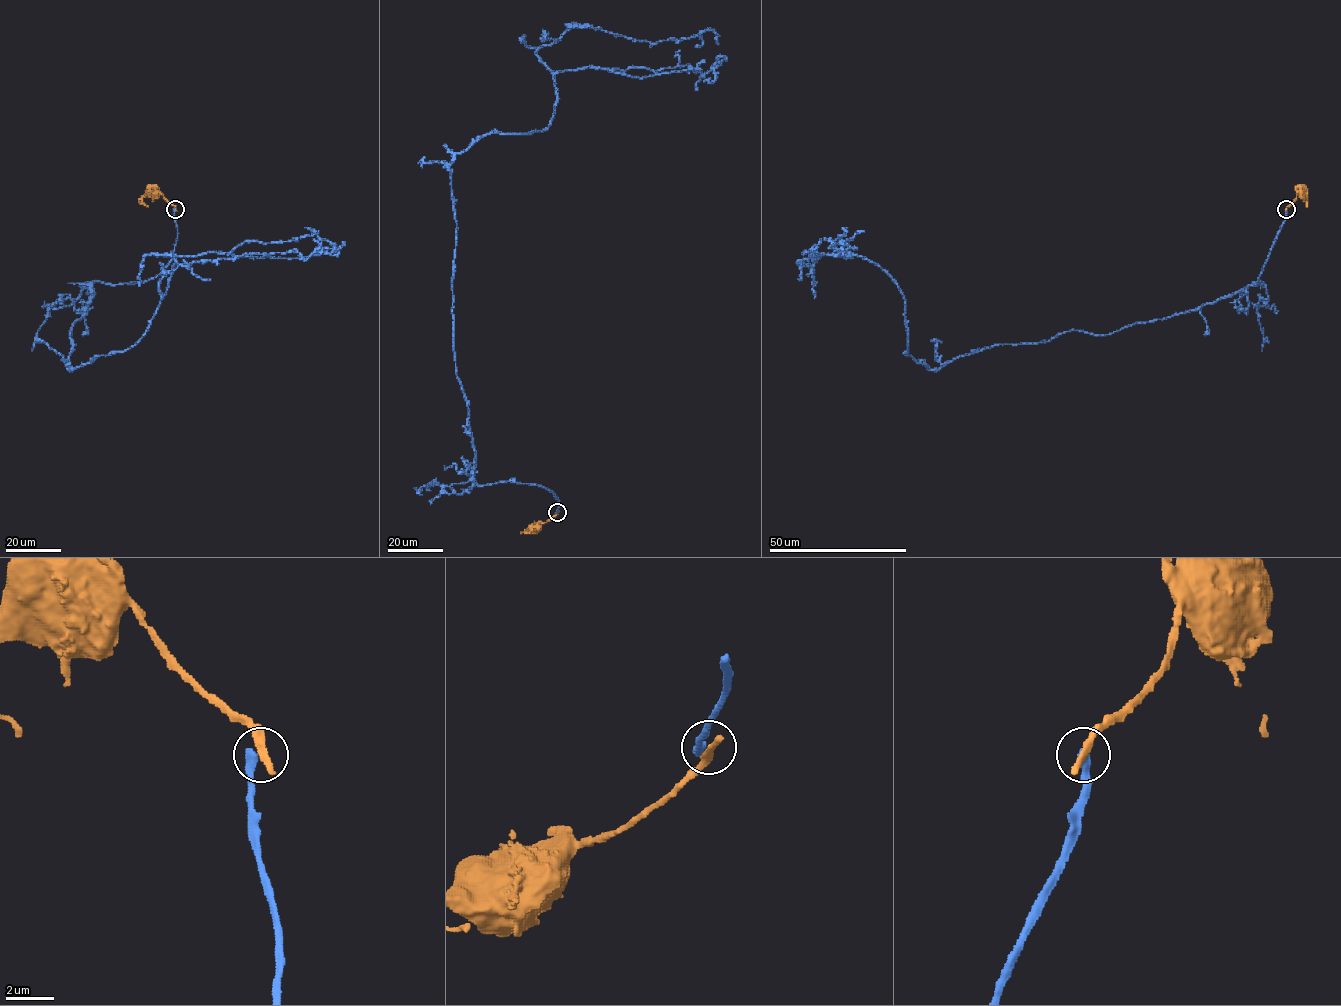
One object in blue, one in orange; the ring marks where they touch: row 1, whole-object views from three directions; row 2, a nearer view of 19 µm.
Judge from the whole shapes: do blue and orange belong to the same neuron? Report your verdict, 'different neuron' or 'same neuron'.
different neuron

